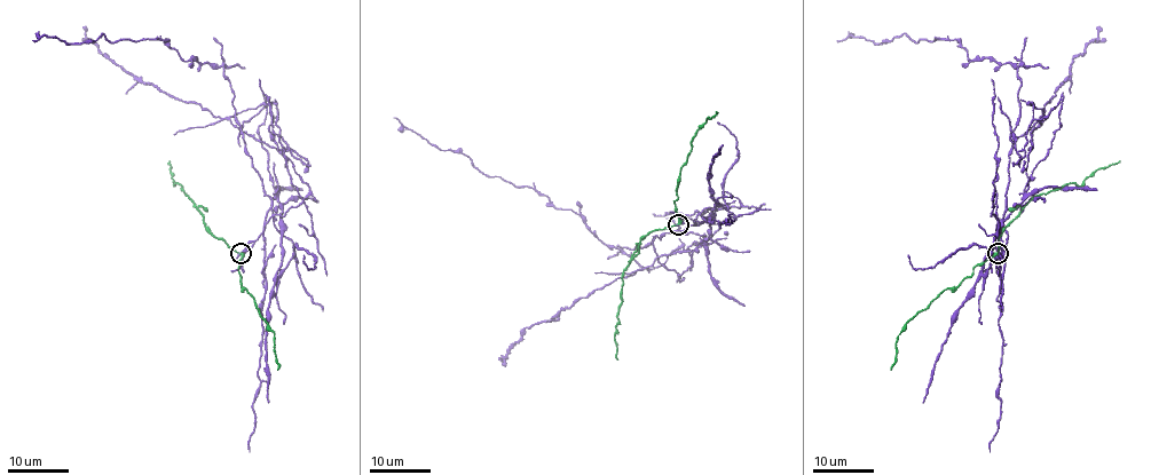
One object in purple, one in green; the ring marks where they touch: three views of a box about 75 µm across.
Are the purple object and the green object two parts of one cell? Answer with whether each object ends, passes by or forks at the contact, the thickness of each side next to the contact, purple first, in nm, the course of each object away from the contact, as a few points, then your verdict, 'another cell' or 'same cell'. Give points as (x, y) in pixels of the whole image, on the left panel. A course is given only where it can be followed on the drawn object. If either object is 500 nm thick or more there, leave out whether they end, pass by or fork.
purple ends | green passes by | 260/280 nm | purple via (241, 253), (304, 200), (266, 96), (270, 136), (286, 150), (276, 103), (215, 117), (126, 73), (83, 26) | green via (241, 253), (212, 234), (203, 223), (203, 214), (176, 183), (174, 185), (170, 160) | another cell

